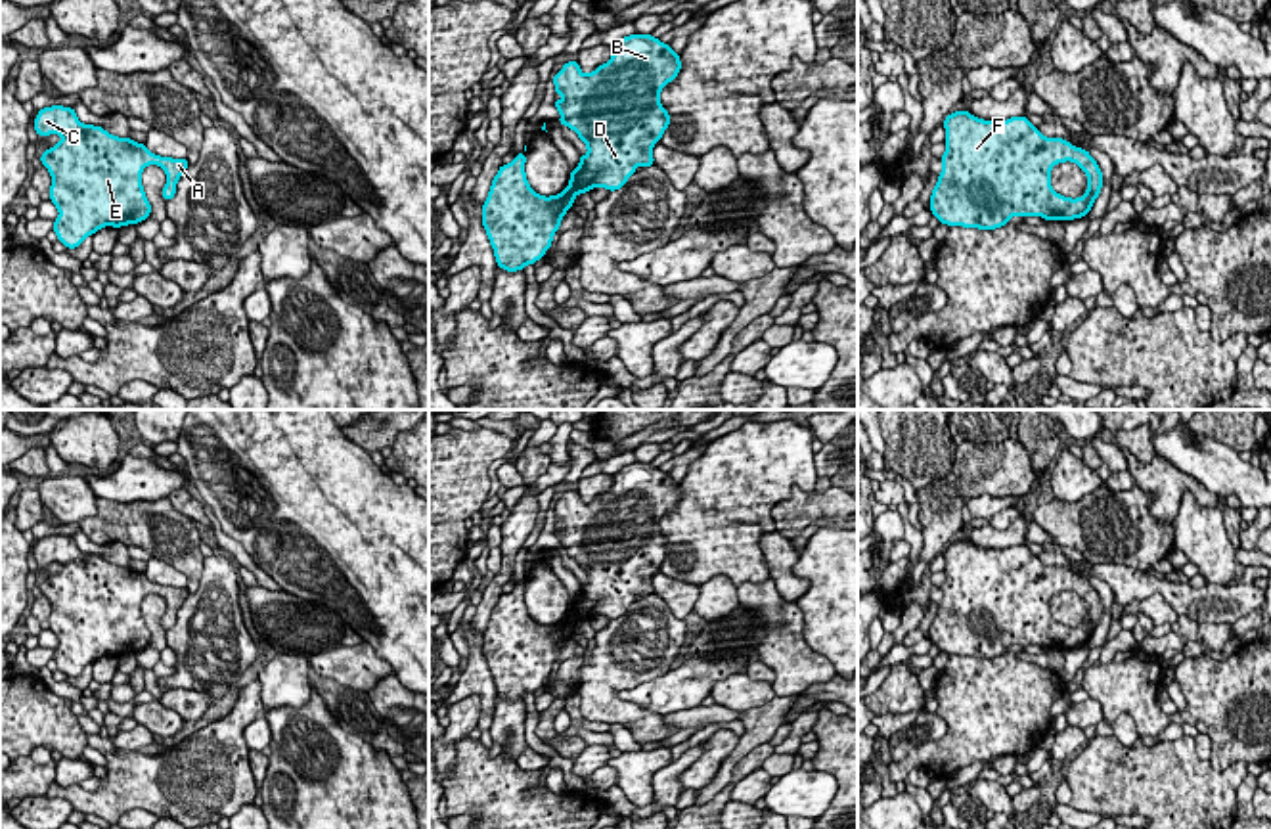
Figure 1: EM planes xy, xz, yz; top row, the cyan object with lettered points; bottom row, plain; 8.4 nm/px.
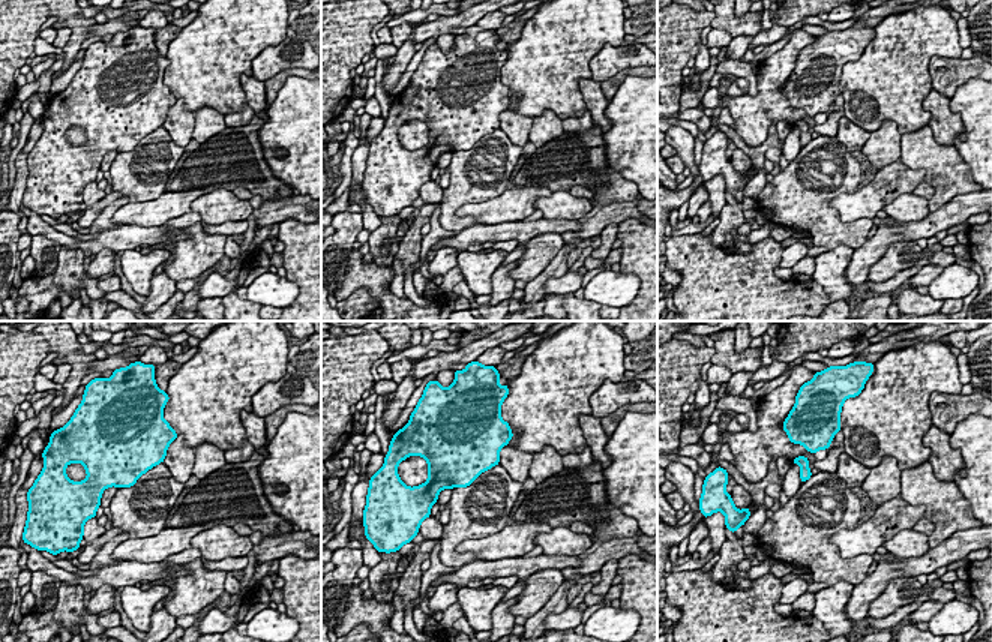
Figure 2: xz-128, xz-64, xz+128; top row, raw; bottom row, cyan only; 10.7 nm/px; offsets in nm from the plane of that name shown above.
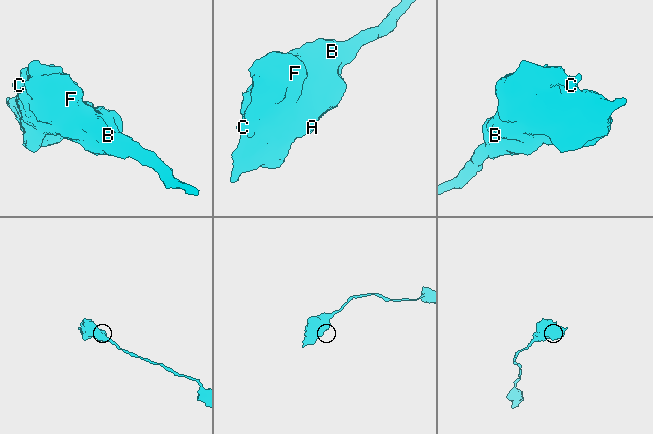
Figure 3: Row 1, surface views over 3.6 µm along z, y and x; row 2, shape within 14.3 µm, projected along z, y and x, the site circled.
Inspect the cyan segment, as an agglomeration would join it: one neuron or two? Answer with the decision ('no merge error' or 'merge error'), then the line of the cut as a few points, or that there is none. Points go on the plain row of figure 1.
no merge error; no cut

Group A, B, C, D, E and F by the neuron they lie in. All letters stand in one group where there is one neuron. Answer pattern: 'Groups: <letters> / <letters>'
Groups: A B C D E F

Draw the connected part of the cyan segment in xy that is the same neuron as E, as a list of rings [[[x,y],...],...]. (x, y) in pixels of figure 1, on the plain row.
[[[44,536],[33,555],[38,565],[63,567],[40,584],[40,592],[52,605],[48,622],[59,639],[52,659],[69,678],[103,655],[121,657],[149,645],[151,634],[142,615],[147,594],[167,601],[165,630],[176,624],[176,613],[190,595],[188,588],[161,586],[130,567],[82,553],[73,536]]]

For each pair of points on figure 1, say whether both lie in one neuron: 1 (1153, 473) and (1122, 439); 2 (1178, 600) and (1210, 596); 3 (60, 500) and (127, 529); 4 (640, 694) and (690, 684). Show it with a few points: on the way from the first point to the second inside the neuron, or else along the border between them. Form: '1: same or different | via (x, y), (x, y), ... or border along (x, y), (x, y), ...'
1: different | border along (1122, 450), (1143, 462), (1155, 456)
2: same | via (1185, 600), (1203, 600)
3: different | border along (98, 498), (96, 512), (77, 521)
4: same | via (651, 692), (678, 690)

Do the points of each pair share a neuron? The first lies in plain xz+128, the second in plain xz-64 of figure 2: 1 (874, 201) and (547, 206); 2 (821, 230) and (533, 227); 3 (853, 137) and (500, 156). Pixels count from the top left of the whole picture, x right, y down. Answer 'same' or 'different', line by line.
1: different
2: different
3: different

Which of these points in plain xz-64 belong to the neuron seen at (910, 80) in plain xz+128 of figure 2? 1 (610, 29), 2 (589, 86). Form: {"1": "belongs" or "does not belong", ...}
{"1": "belongs", "2": "does not belong"}

